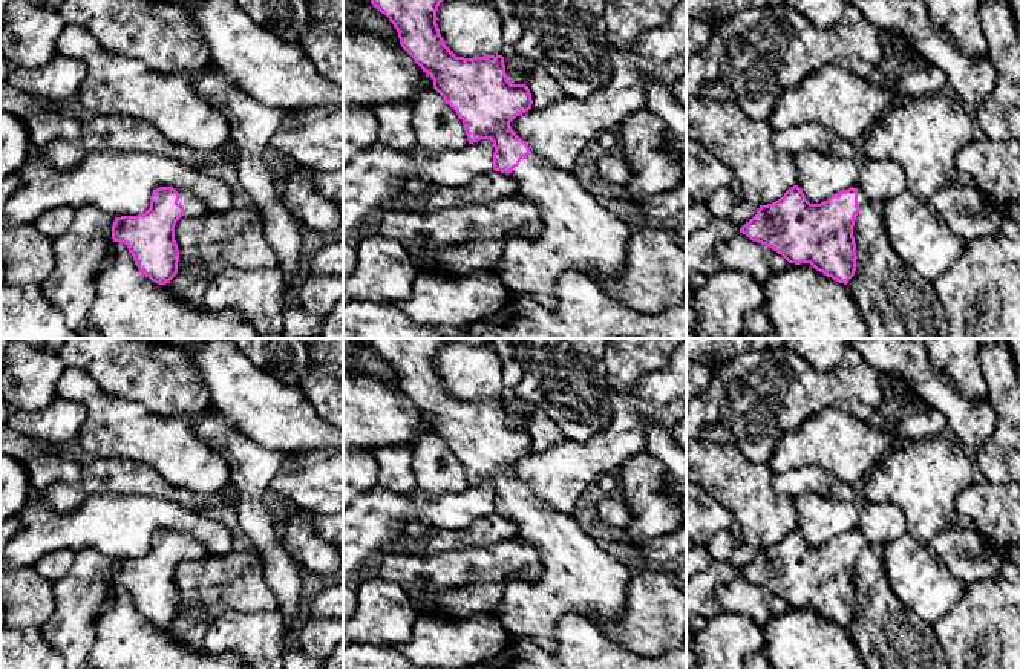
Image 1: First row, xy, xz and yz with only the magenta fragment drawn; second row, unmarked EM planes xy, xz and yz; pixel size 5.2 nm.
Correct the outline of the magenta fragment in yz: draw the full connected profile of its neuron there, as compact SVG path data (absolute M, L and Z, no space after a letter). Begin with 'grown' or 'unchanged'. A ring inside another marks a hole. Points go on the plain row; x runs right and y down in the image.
grown | M862 501L862 519L856 528L830 539L821 547L810 547L801 531L793 528L778 543L760 548L757 557L740 576L781 597L789 606L810 606L816 614L847 628L856 614L856 586L853 569L859 554L873 543L887 543L905 533L905 517L893 504Z

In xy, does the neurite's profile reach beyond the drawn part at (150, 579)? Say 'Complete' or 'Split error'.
Split error

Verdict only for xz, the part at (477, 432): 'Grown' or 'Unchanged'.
Grown

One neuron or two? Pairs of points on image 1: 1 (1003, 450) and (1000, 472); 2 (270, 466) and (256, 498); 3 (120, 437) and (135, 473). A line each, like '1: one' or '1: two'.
1: one
2: one
3: two

